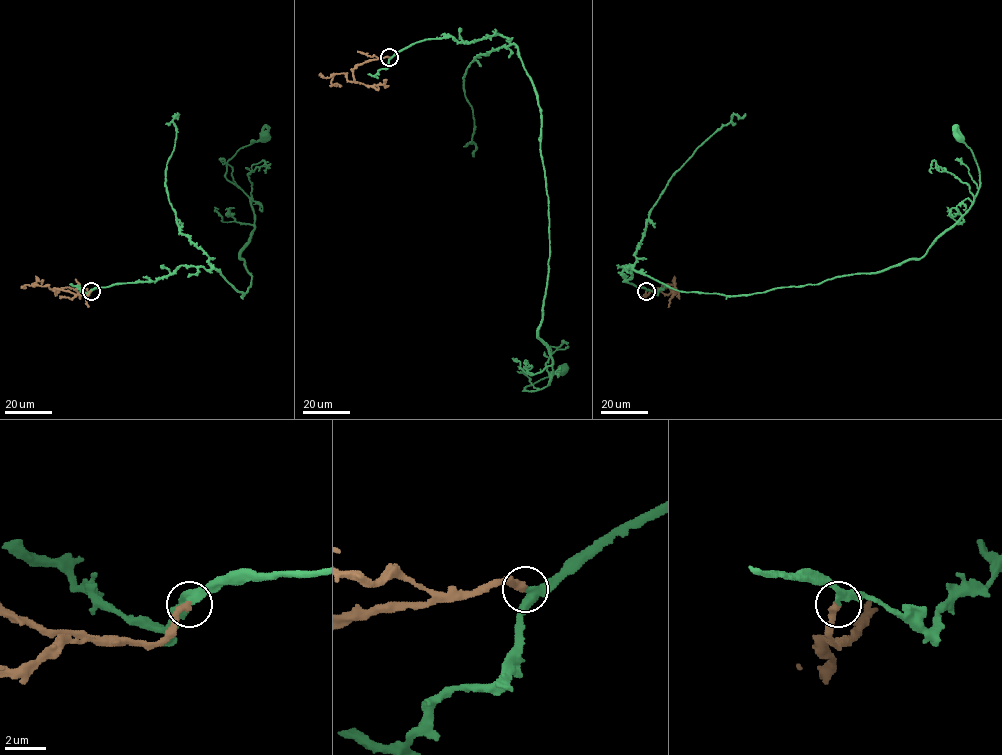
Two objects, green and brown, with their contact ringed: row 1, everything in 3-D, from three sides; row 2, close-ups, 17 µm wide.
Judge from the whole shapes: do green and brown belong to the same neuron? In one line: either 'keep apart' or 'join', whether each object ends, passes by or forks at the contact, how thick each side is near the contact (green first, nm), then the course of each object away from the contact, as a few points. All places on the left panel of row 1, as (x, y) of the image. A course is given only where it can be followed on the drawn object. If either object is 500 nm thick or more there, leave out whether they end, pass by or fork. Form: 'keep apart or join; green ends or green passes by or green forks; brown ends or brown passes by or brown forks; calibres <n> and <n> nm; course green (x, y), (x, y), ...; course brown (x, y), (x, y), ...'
join; green passes by; brown ends; calibres 360 and 360 nm; course green (91, 291), (192, 265), (246, 293), (240, 252), (254, 210), (226, 163), (264, 139); course brown (91, 291), (81, 295), (55, 289), (55, 294), (48, 285), (33, 285), (39, 281), (42, 284)

